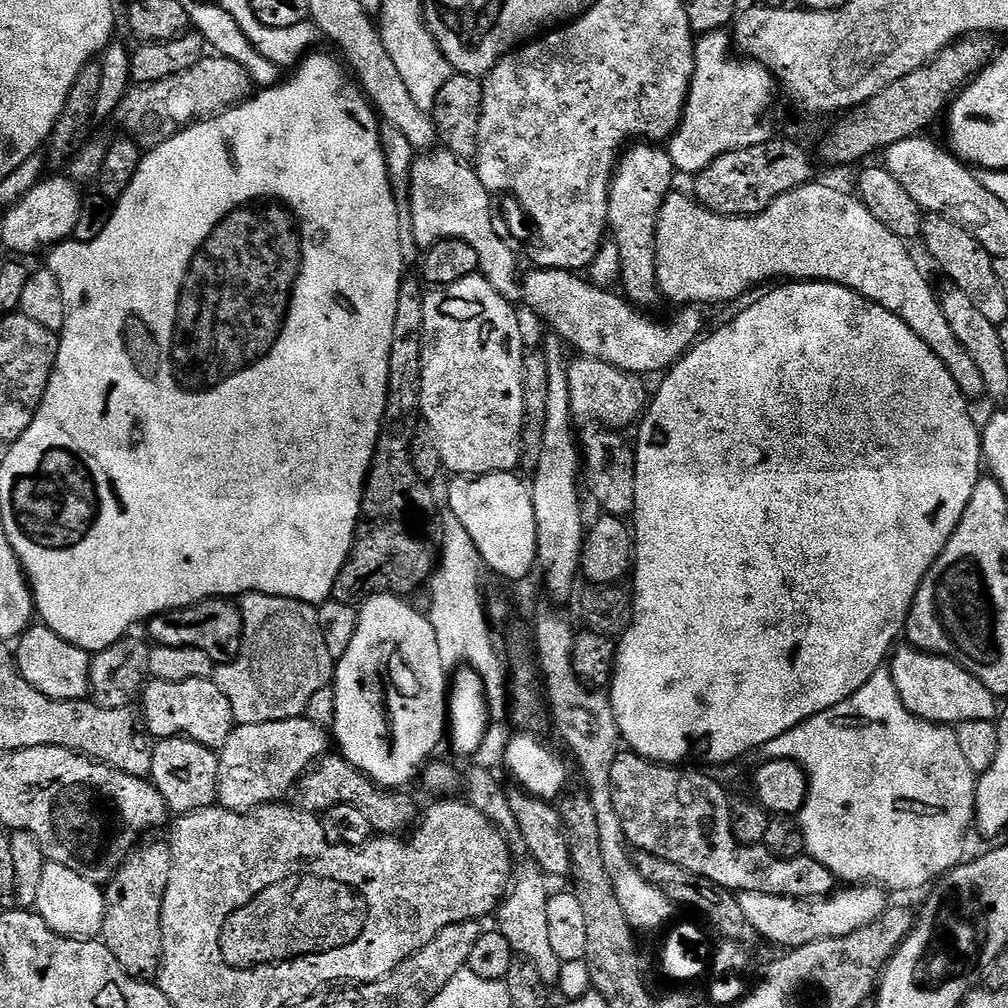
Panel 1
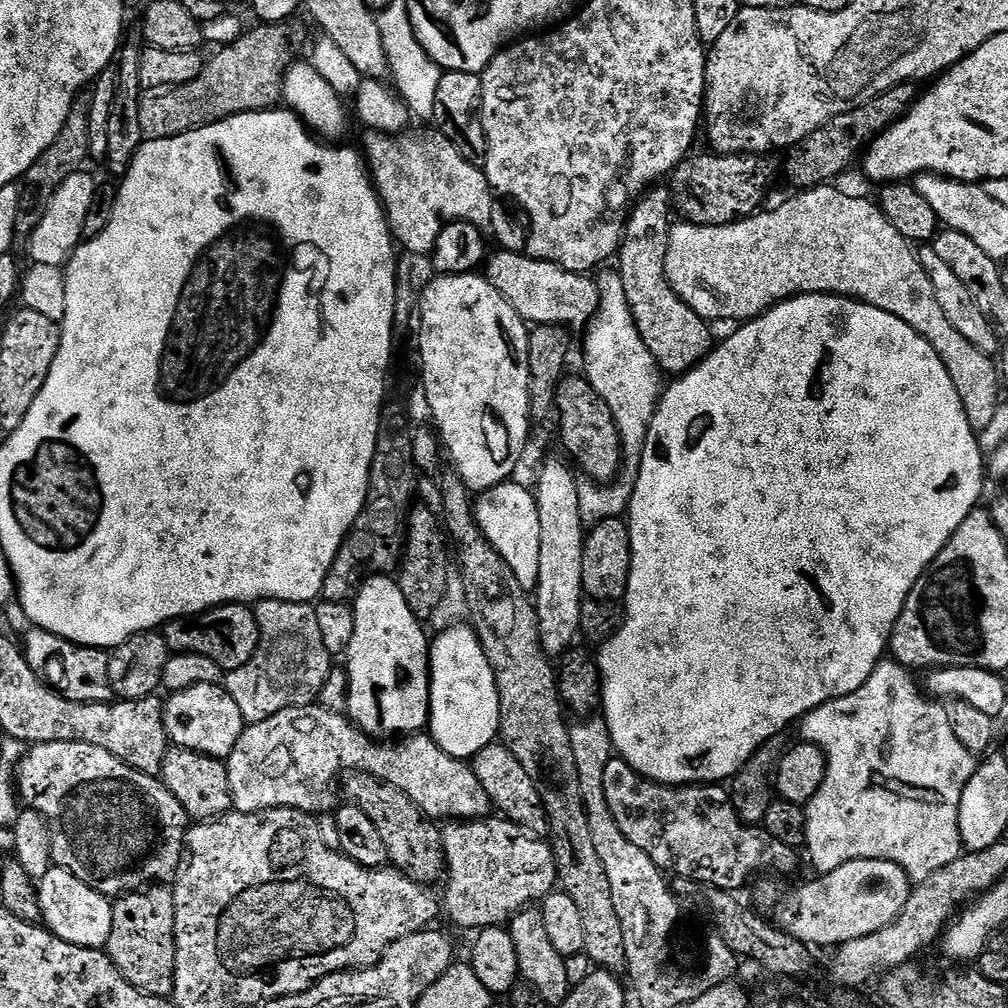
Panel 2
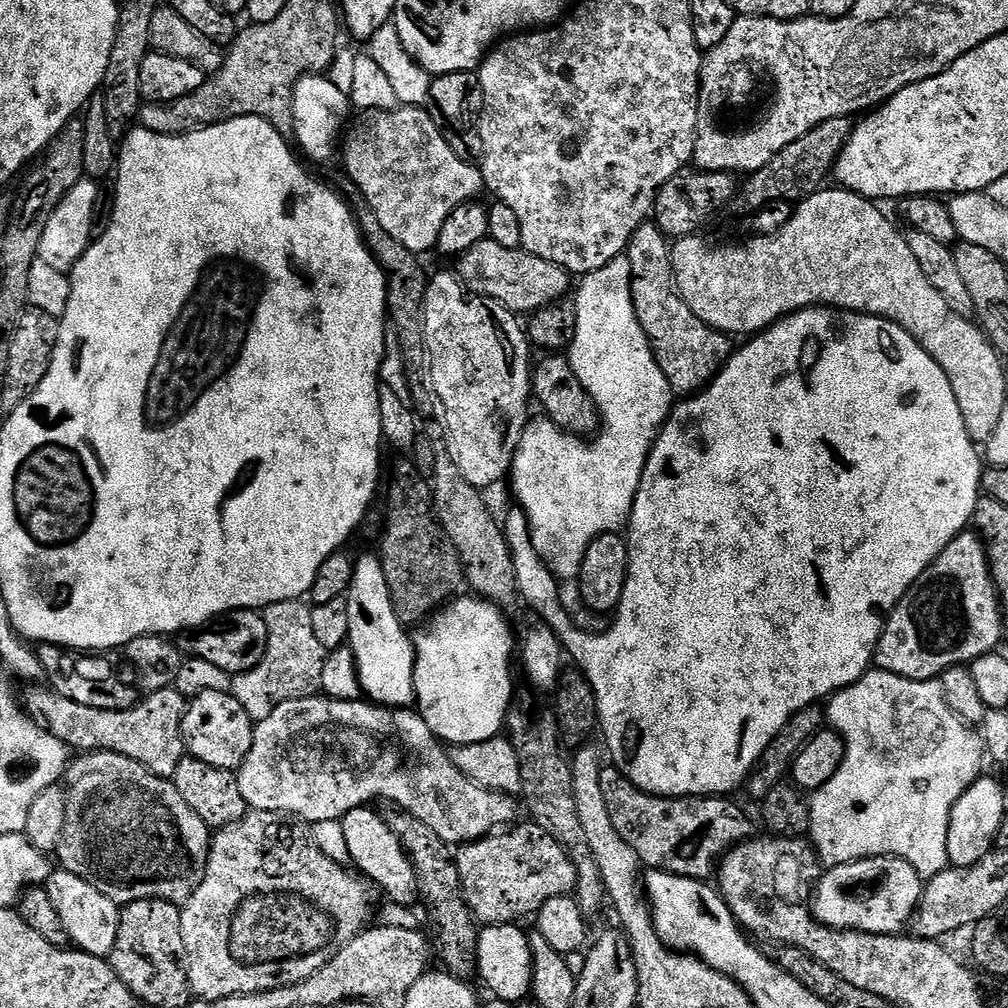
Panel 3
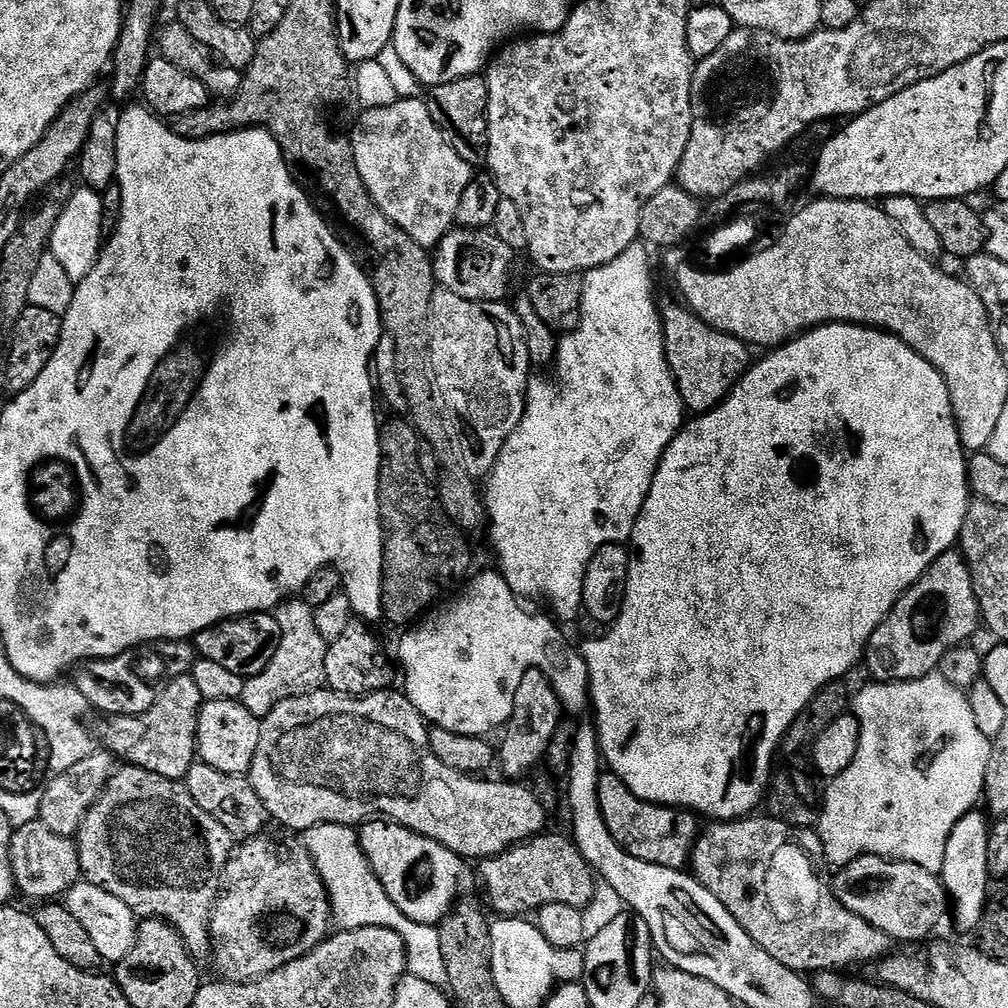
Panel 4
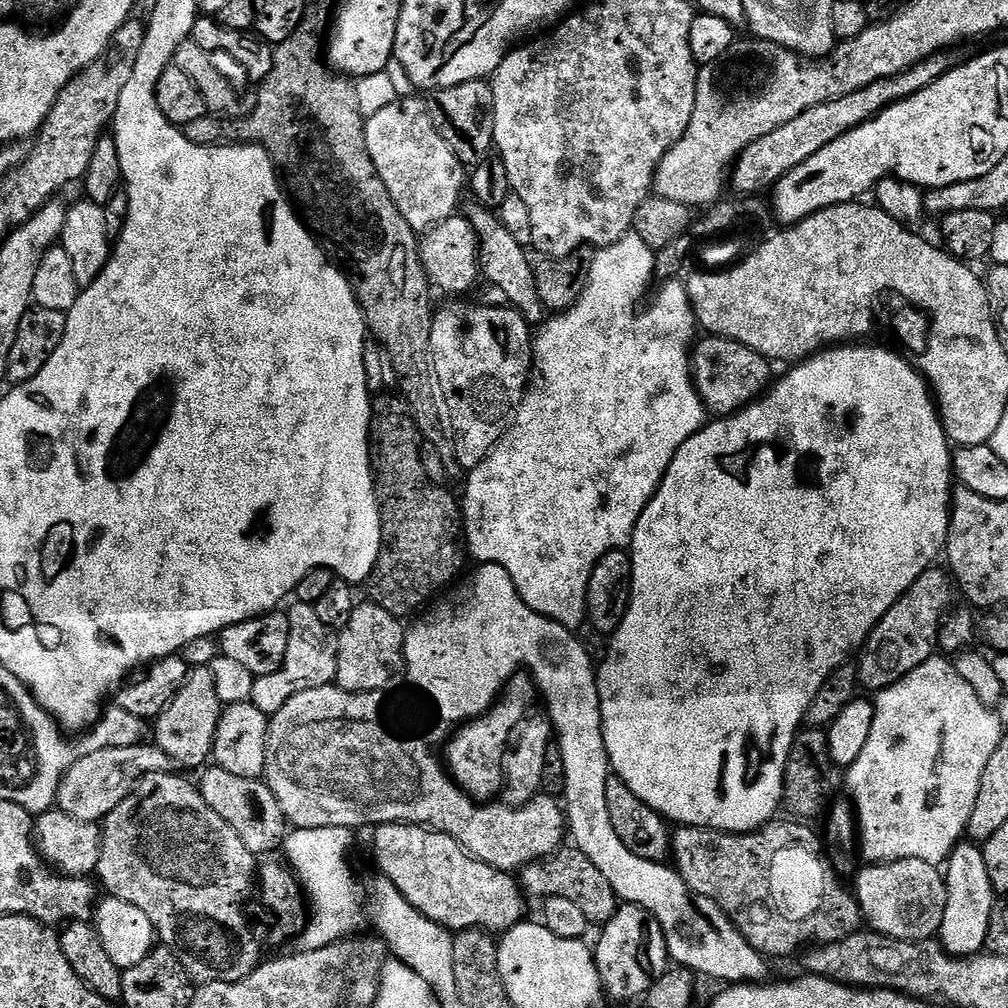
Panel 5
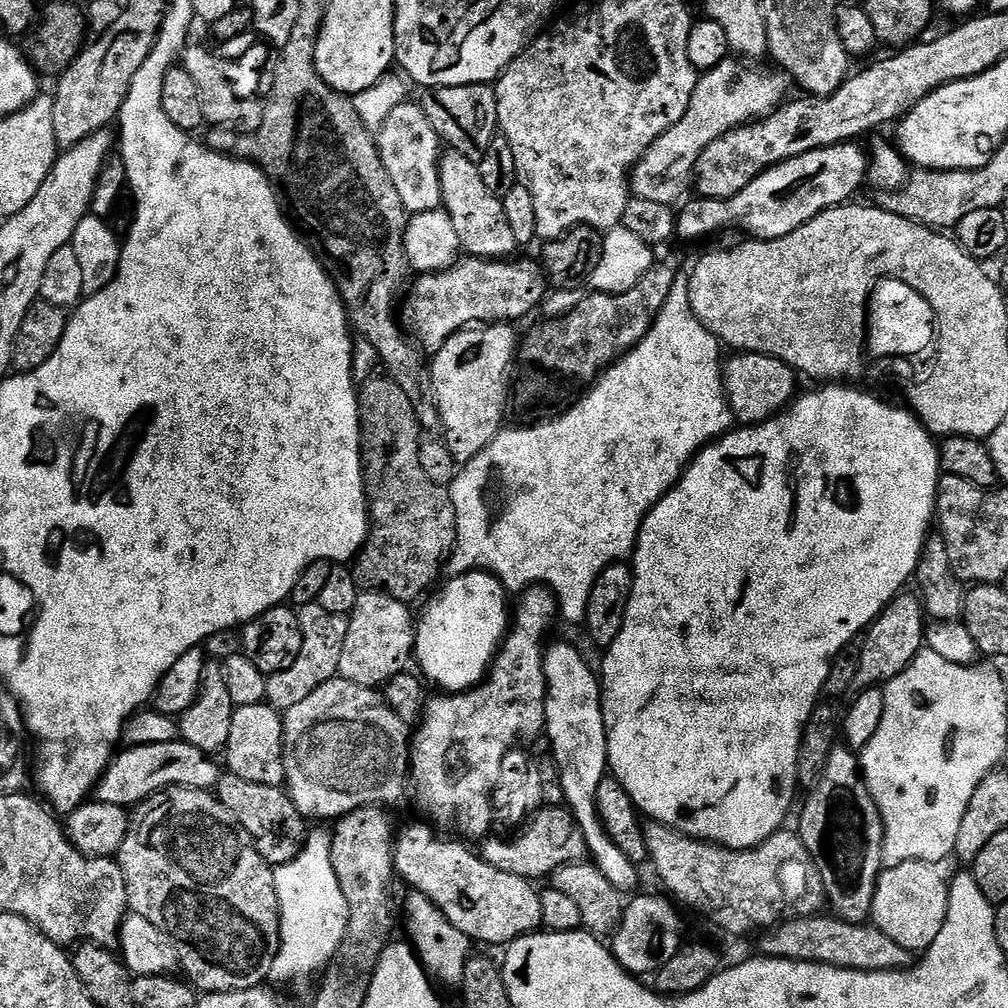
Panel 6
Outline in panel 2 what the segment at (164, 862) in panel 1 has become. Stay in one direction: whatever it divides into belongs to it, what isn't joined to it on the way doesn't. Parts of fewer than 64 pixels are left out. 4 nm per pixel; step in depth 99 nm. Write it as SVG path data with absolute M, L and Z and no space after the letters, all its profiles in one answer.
M148 886L139 892L129 892L119 897L112 905L112 929L106 951L126 982L130 982L130 986L147 996L171 997L176 974L176 907L172 888Z

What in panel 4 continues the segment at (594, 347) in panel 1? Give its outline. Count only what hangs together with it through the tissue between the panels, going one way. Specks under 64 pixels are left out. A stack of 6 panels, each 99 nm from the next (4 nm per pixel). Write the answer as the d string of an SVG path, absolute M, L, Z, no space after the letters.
M456 226L436 245L432 256L432 269L437 285L458 294L458 298L466 298L470 302L504 302L509 299L508 291L512 288L512 263L515 260L518 260L517 253L510 246L506 246L506 242L502 242L502 238L498 238L495 231Z

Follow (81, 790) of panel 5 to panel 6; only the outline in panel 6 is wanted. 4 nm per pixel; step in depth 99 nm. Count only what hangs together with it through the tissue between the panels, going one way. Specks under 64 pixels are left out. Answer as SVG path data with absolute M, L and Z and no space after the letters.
M177 738L174 742L158 742L158 746L138 746L121 751L109 764L94 796L101 804L113 804L131 809L144 803L148 797L163 788L203 788L212 790L219 785L222 768L215 764L209 753L185 744Z

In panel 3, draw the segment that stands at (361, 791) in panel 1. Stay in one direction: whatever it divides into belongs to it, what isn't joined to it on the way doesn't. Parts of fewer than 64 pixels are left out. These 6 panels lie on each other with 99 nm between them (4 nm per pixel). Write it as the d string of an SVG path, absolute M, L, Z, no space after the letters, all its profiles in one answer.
M392 810L386 816L388 825L400 839L400 845L408 853L416 876L420 880L422 900L428 903L428 920L436 931L434 936L434 952L440 955L445 969L452 975L461 978L472 978L477 975L479 962L479 942L481 929L478 921L472 914L472 907L464 896L464 887L460 871L456 865L453 845L448 844L426 822L414 818L409 812Z

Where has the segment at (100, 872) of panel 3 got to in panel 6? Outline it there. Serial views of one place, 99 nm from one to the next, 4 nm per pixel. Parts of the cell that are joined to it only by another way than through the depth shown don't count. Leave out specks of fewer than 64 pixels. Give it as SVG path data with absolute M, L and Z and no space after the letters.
M163 788L161 792L148 797L131 813L128 833L118 853L118 863L126 878L129 909L135 915L154 922L158 930L162 930L175 942L176 953L180 956L180 968L185 972L183 975L190 981L193 989L204 994L237 992L247 988L259 988L271 977L274 958L280 949L280 907L278 894L274 890L274 868L273 865L266 863L262 854L258 854L256 843L252 841L250 834L236 821L234 814L230 814L230 810L222 806L222 802L211 791L203 788Z

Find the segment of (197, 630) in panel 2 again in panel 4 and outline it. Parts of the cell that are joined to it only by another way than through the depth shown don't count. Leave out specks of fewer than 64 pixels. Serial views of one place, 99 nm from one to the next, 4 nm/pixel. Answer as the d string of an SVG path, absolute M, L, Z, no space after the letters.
M252 612L248 616L235 616L232 620L222 620L194 637L199 659L215 662L226 670L242 677L257 676L270 666L278 646L282 642L282 626L278 626L272 612Z

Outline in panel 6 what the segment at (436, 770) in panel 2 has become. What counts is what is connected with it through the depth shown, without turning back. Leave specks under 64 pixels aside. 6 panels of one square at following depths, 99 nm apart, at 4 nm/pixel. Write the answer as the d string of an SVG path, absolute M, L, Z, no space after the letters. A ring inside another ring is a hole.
M334 679L327 680L322 686L318 686L318 690L314 690L314 694L309 694L303 702L298 702L298 706L287 709L283 713L284 718L284 767L286 769L286 791L291 796L294 806L298 806L298 810L309 821L312 820L329 820L335 822L341 816L348 816L351 812L357 812L359 808L383 808L391 809L391 804L400 804L404 799L410 796L410 769L412 766L412 741L413 733L410 726L406 722L402 722L402 718L398 718L398 714L394 714L394 710L390 710L390 706L384 700L383 695L375 688L367 688L366 686L358 686L349 680ZM545 806L532 817L530 823L512 841L483 841L482 855L484 861L494 870L506 870L506 874L518 874L518 878L540 882L540 879L551 877L562 866L583 861L589 855L586 838L572 817L571 811L564 806Z

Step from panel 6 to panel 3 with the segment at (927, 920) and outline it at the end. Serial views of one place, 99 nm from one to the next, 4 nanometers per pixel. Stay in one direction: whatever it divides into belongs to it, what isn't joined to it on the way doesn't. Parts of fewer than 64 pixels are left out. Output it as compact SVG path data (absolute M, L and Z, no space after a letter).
M872 856L868 860L855 860L823 873L820 885L815 885L810 900L816 921L838 930L869 932L879 936L903 933L912 923L920 906L925 881L910 862L896 856Z

